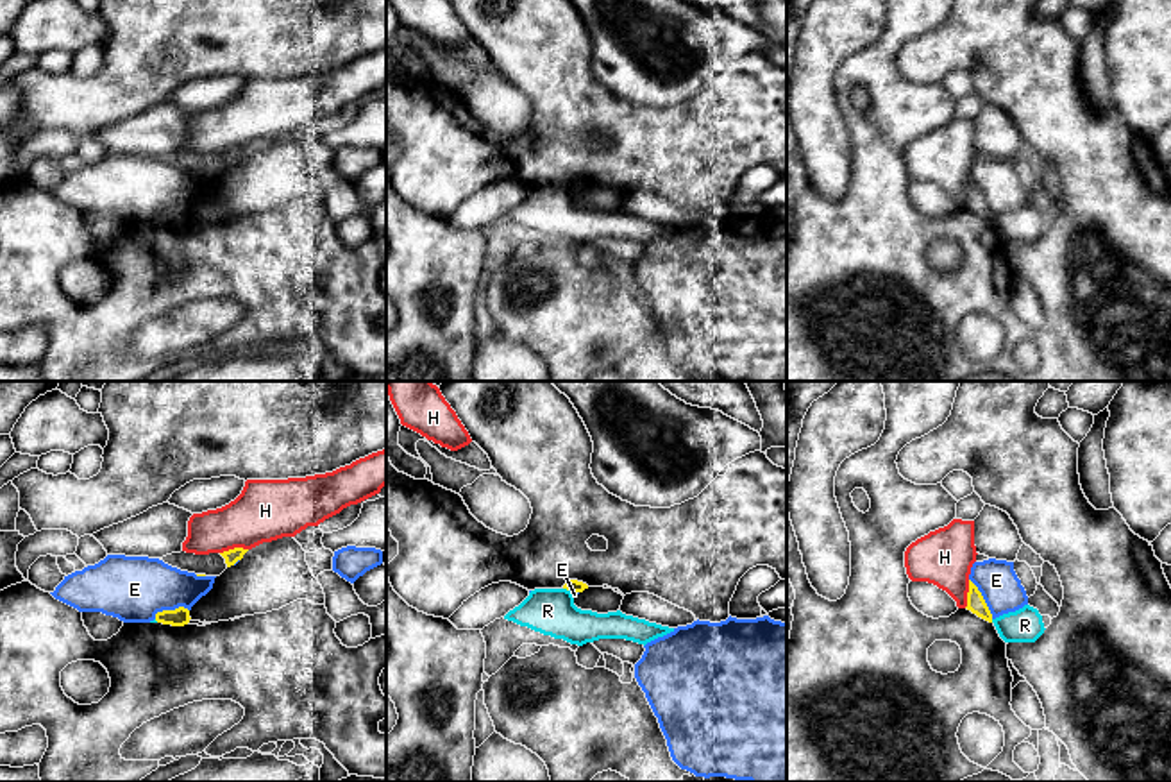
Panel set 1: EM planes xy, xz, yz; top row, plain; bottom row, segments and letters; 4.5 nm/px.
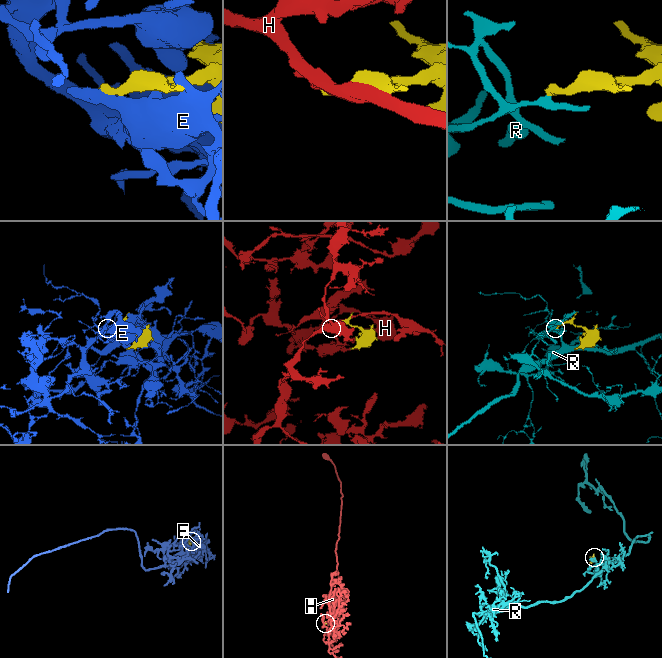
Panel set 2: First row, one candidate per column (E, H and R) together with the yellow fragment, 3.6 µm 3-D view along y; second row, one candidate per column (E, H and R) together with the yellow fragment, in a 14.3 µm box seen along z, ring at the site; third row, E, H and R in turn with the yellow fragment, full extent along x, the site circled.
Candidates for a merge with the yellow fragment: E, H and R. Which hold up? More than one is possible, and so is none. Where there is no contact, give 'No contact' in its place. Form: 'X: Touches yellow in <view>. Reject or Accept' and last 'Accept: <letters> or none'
E: Touches yellow in yz. Reject
H: Touches yellow in xy. Reject
R: Touches yellow in xz. Reject
Accept: none

